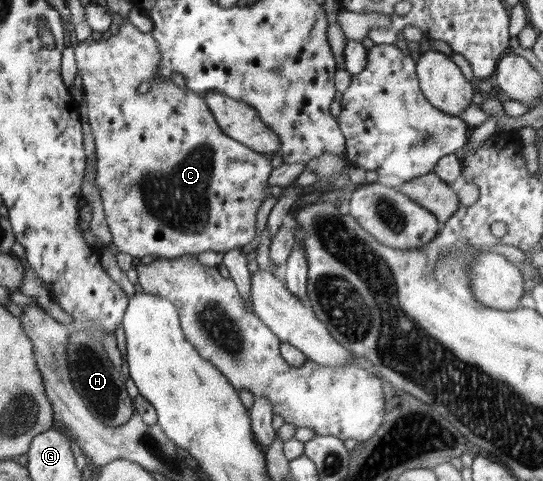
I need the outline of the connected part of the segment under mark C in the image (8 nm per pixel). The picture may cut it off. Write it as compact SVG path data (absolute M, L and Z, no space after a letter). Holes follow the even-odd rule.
M129 20L120 26L116 35L111 35L107 40L87 38L87 41L79 42L74 49L75 63L77 71L81 73L83 80L83 102L87 107L87 119L93 139L95 139L95 149L97 153L97 178L95 185L99 187L102 204L105 212L105 219L112 233L112 242L121 253L129 253L131 257L141 258L144 255L163 258L179 258L180 256L196 255L204 251L215 251L227 253L235 247L243 247L251 243L257 237L257 211L261 203L269 196L267 183L270 179L272 167L270 156L253 151L245 144L239 143L236 139L231 139L217 125L207 102L200 94L189 90L187 87L176 87L172 81L164 81L159 76L159 61L161 60L161 50L159 44L153 38L151 32L143 33L137 29ZM141 83L150 84L149 92L139 91Z

